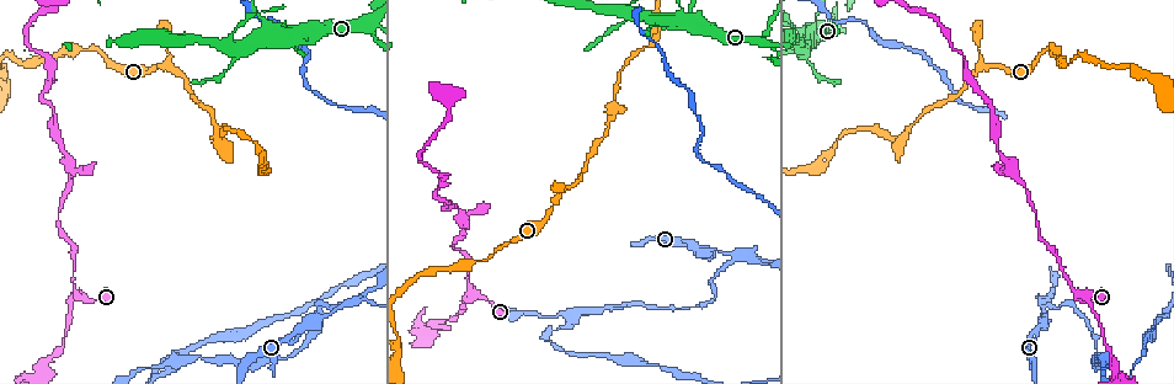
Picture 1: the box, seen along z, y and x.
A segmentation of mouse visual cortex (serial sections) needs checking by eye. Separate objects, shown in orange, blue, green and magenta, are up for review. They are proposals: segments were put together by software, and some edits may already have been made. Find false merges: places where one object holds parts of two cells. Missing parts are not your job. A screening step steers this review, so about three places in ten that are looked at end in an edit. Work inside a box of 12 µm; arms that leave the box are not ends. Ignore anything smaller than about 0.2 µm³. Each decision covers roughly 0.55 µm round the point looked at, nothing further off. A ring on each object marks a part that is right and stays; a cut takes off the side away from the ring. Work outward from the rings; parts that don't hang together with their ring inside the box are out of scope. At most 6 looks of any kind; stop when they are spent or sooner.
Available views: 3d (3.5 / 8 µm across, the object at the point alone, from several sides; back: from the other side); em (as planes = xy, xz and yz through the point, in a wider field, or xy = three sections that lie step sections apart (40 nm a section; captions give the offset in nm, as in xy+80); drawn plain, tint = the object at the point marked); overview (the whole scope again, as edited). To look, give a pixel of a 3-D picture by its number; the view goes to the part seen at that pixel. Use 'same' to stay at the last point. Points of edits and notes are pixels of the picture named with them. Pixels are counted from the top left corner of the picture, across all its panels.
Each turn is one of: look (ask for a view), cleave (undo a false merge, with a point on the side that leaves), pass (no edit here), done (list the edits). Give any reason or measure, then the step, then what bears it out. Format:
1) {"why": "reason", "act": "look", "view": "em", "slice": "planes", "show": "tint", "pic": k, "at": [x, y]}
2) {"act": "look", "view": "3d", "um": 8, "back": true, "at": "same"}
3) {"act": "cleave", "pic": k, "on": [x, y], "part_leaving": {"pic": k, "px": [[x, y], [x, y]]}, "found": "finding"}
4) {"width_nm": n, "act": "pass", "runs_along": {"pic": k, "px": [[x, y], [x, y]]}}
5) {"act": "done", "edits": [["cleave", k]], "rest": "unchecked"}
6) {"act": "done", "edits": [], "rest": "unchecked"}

{"why": "abrupt turn", "act": "look", "view": "3d", "um": 3.5, "pic": 1, "at": [1089, 295]}

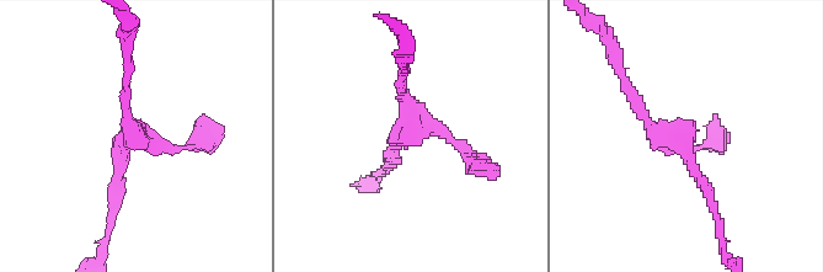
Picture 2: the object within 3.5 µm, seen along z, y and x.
{"act": "look", "view": "em", "slice": "xy", "step": 1, "show": "plain", "pic": 2, "at": [403, 127]}

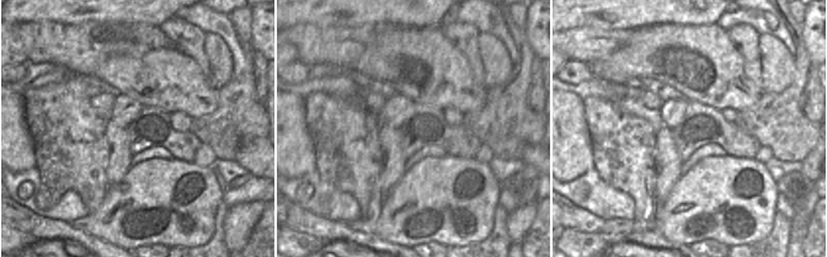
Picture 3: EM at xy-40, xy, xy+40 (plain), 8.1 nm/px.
{"why": "with the object marked", "act": "look", "view": "em", "slice": "xy", "step": 1, "show": "tint", "at": "same"}

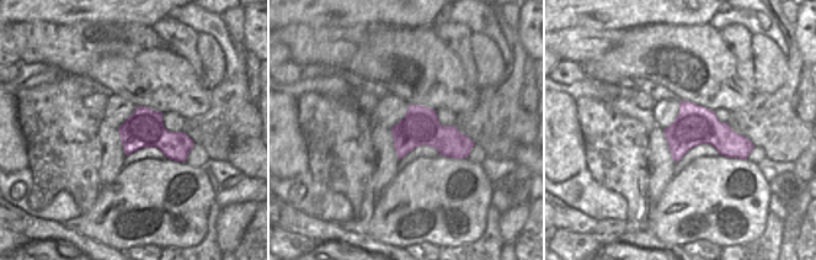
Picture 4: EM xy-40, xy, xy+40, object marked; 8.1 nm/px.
{"act": "pass", "runs_along": {"pic": 2, "px": [[469, 158], [420, 116], [390, 164]]}, "found": "all the same cell"}

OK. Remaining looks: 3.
{"why": "calibre changes", "act": "look", "view": "3d", "um": 3.5, "pic": 1, "at": [438, 325]}

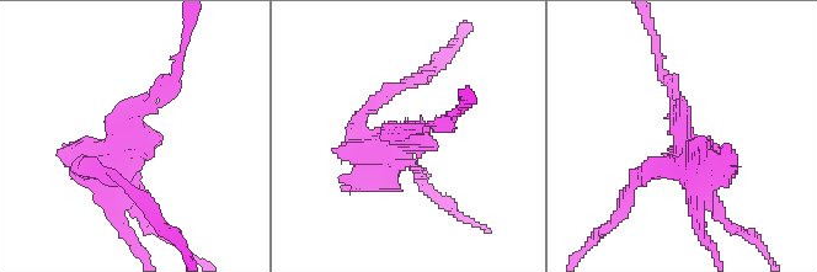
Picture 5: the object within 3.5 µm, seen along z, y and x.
{"arm_widths_nm": [150, 450], "why": "now the EM", "act": "look", "view": "em", "slice": "planes", "show": "tint", "pic": 5, "at": [403, 133]}

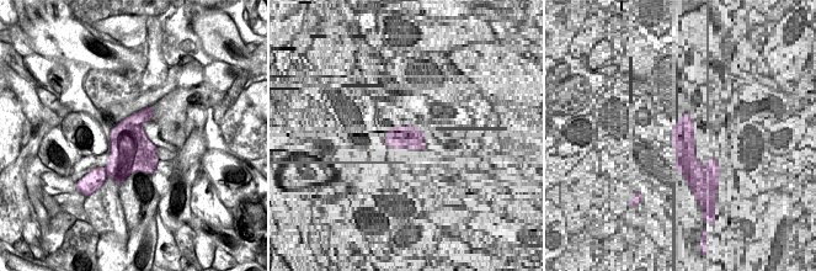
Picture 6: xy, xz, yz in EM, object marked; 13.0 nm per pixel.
{"act": "cleave", "pic": 5, "on": [372, 186], "found": "two cells meet here"}

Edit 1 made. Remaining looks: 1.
{"why": "thin arm on a thick one", "act": "look", "view": "3d", "um": 3.5, "back": true, "pic": 1, "at": [285, 33]}

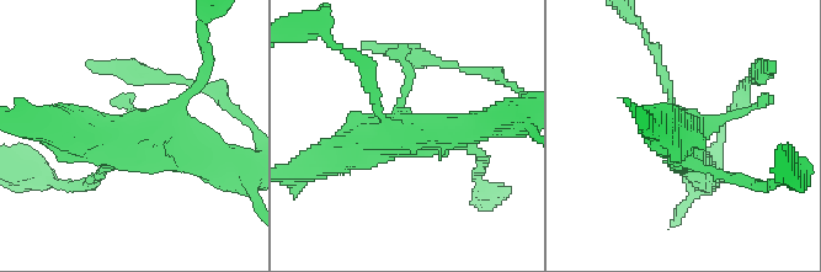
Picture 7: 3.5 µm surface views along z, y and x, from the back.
{"act": "pass", "runs_along": {"pic": 7, "px": [[325, 161], [374, 137], [480, 127]]}, "found": "all the same cell"}

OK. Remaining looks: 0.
{"act": "done", "edits": [["cleave", 5]], "rest": "unchecked"}

